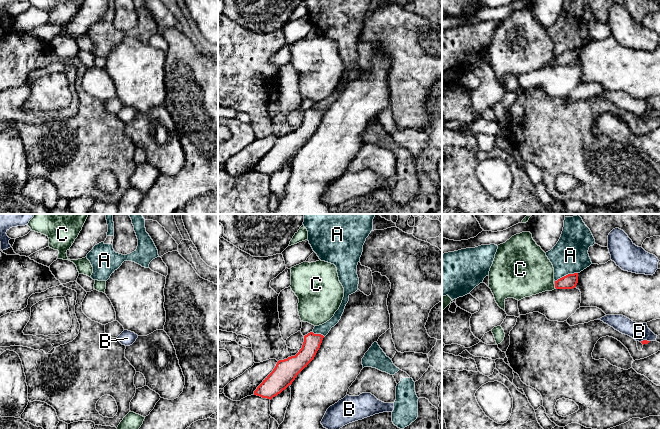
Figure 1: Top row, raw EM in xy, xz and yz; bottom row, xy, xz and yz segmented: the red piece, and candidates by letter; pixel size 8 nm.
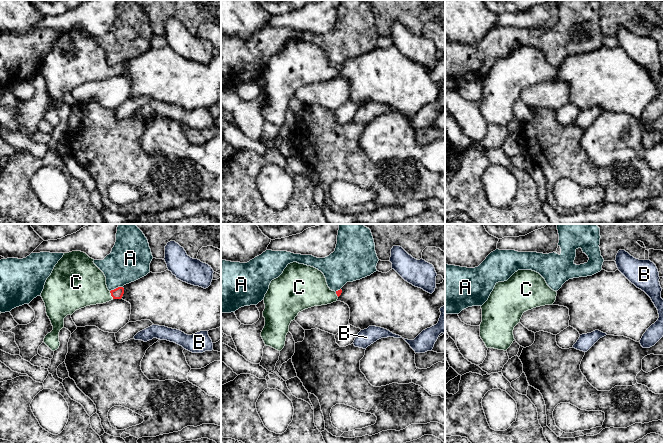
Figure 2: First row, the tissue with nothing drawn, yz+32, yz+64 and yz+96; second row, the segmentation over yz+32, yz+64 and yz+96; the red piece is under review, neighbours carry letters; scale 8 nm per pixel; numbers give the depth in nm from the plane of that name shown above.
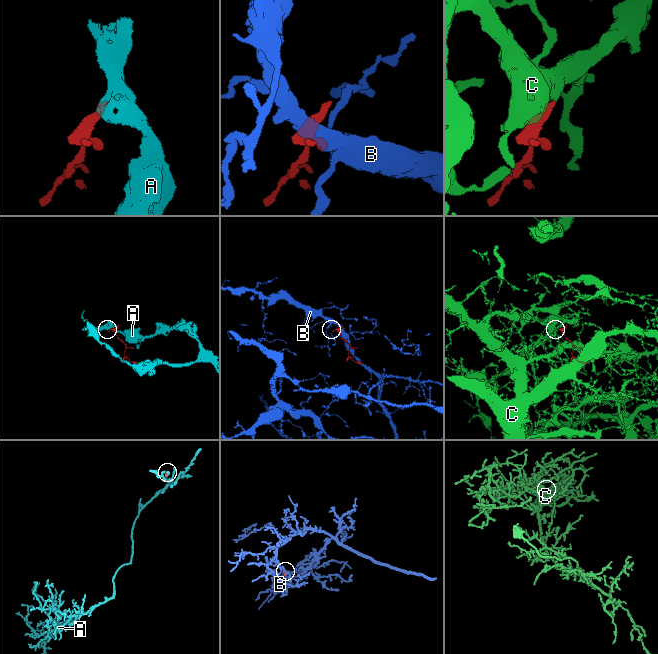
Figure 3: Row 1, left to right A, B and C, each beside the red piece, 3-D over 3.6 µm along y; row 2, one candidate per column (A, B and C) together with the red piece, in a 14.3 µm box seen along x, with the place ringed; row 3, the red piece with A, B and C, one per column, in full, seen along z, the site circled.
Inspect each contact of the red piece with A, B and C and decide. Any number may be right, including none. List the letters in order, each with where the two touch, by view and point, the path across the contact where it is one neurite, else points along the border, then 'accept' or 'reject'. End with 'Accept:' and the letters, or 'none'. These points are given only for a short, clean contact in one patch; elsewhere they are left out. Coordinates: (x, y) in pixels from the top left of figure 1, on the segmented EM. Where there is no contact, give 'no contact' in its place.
A: yz (566, 275) | along yz (577, 272), (566, 274), (555, 281) | reject
B: yz (644, 340) | reject
C: yz (555, 286) | across yz (569, 281), (555, 286), (548, 285), (528, 271) | accept
Accept: C

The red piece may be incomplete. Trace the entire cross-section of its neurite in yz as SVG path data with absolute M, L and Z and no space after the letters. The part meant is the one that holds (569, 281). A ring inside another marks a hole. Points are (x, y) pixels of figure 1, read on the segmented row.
M530 232L512 236L498 245L489 271L489 288L498 306L505 311L505 300L521 300L554 289L573 289L578 273L554 280L554 268Z

